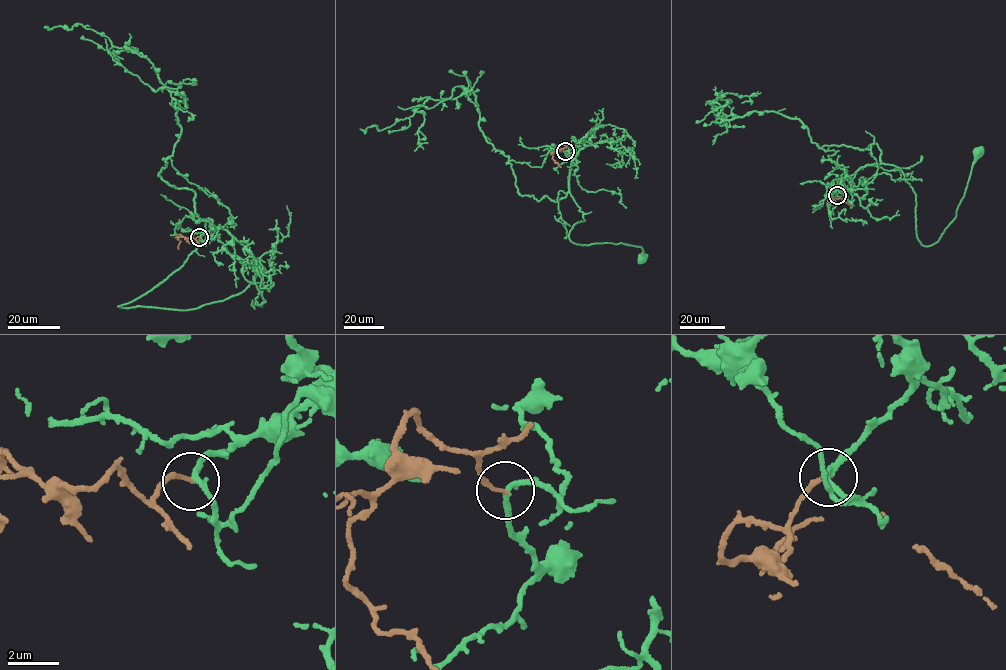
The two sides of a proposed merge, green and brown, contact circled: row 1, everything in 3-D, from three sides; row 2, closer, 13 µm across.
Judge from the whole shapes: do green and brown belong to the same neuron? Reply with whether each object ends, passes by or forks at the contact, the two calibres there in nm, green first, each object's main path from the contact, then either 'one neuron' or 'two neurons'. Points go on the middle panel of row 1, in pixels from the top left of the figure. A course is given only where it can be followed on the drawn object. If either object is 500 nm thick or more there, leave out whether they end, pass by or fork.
green passes by | brown ends | 200/160 nm | green via (565, 151), (571, 162), (569, 192), (584, 220), (569, 231), (570, 241), (639, 246), (641, 257) | brown via (565, 151), (557, 146), (552, 154), (554, 162), (561, 167) | one neuron

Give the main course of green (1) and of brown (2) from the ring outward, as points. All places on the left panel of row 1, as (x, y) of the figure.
1: (199, 237), (211, 220), (184, 264), (118, 307), (186, 310), (222, 301), (259, 266)
2: (199, 237), (185, 238), (179, 234), (178, 249)

